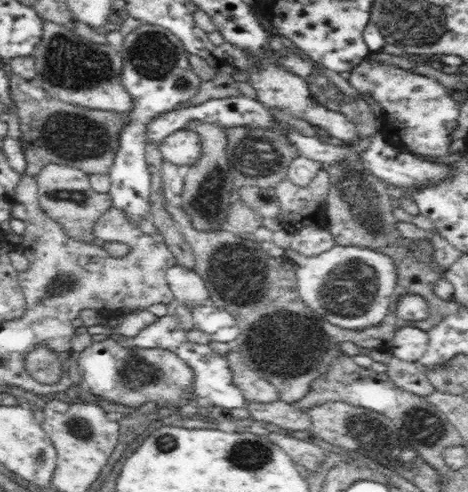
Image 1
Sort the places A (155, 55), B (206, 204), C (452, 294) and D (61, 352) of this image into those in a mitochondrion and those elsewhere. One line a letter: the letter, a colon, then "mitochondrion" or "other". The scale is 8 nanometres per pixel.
A: mitochondrion
B: mitochondrion
C: other
D: other

